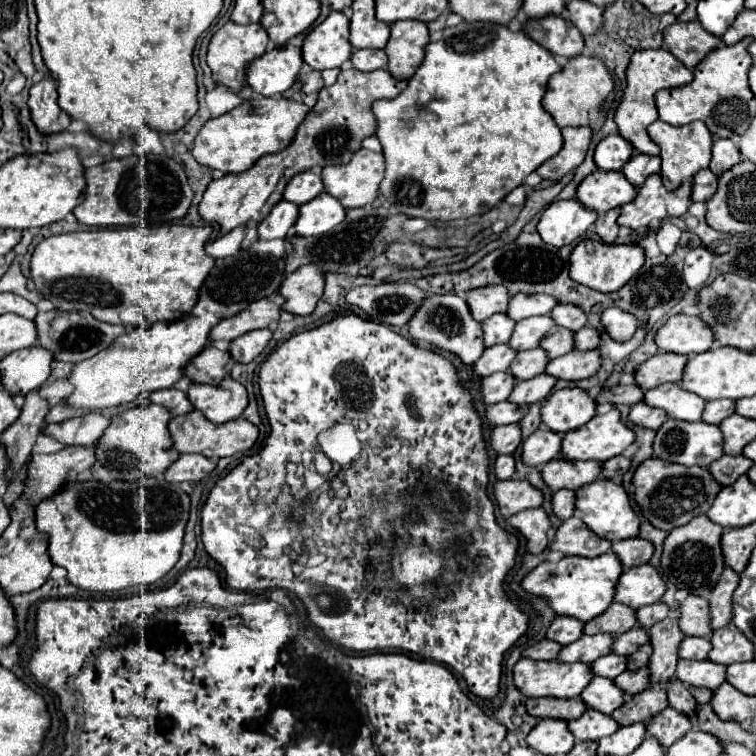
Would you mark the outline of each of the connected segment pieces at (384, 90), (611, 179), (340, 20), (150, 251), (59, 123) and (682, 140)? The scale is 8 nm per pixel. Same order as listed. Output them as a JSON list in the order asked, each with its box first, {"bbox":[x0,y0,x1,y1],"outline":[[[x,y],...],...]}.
[{"bbox":[199,69,407,235],"outline":[[[355,69],[341,71],[335,85],[319,91],[315,107],[299,125],[291,145],[273,155],[259,157],[255,165],[243,173],[227,173],[219,179],[213,179],[199,203],[199,215],[205,221],[219,223],[221,235],[229,233],[237,225],[247,225],[249,219],[259,223],[261,219],[265,219],[265,215],[269,215],[271,207],[281,201],[283,189],[295,173],[313,167],[349,163],[351,155],[361,147],[361,141],[375,133],[371,103],[377,99],[397,97],[405,89],[405,85],[407,81],[395,81],[387,69],[377,69],[373,73]]]},{"bbox":[575,171,637,213],"outline":[[[595,171],[579,183],[575,197],[585,207],[597,213],[605,213],[613,207],[621,207],[633,201],[635,195],[637,189],[625,179],[621,171]]]},{"bbox":[303,13,351,71],"outline":[[[329,13],[329,17],[313,27],[303,43],[303,61],[317,71],[341,67],[351,57],[349,19],[343,13]]]},{"bbox":[31,225,215,325],"outline":[[[161,225],[53,235],[35,247],[31,275],[41,295],[53,301],[59,311],[89,311],[95,319],[113,325],[139,325],[139,315],[149,323],[173,321],[195,307],[197,291],[209,277],[209,271],[213,271],[215,259],[205,253],[205,243],[211,231],[211,225]]]},{"bbox":[29,77,71,135],"outline":[[[45,77],[31,87],[29,109],[31,109],[31,119],[33,119],[35,127],[43,135],[61,133],[71,123],[71,119],[57,105],[57,91],[55,91],[53,77]]]},{"bbox":[647,121,711,191],"outline":[[[655,121],[647,127],[647,133],[661,149],[661,153],[659,153],[659,157],[663,161],[661,179],[663,179],[665,189],[669,189],[669,191],[677,189],[685,179],[691,179],[699,169],[705,169],[711,161],[711,133],[705,127],[705,123],[701,123],[701,121],[693,121],[683,127],[673,127],[663,121]]]}]

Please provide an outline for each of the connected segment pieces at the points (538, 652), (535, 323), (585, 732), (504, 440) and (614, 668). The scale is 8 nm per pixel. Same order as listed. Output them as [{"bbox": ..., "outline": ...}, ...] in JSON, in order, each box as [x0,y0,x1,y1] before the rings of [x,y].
[{"bbox":[523,639,563,659],"outline":[[[545,639],[545,641],[525,649],[523,657],[531,657],[531,659],[557,659],[557,655],[561,653],[561,647],[563,647],[561,643],[557,645],[557,643],[549,641],[549,639]]]},{"bbox":[509,317,555,351],"outline":[[[529,317],[523,319],[521,323],[515,325],[513,337],[509,339],[509,345],[515,351],[525,351],[525,349],[535,349],[539,347],[539,341],[555,327],[551,317]]]},{"bbox":[569,709,619,741],"outline":[[[587,709],[579,719],[569,721],[569,731],[577,741],[599,741],[601,737],[613,735],[617,729],[619,725],[615,719],[611,719],[611,715],[593,709]]]},{"bbox":[491,423,523,455],"outline":[[[513,423],[513,425],[505,425],[505,427],[495,427],[493,429],[493,435],[491,435],[491,443],[493,443],[493,449],[499,453],[499,455],[505,455],[505,453],[513,453],[519,445],[521,445],[523,437],[521,437],[521,425]]]},{"bbox":[591,653,627,679],"outline":[[[609,653],[609,655],[601,657],[601,659],[597,659],[597,661],[591,665],[591,669],[593,669],[595,675],[615,679],[617,675],[621,675],[621,673],[627,669],[627,657]]]}]

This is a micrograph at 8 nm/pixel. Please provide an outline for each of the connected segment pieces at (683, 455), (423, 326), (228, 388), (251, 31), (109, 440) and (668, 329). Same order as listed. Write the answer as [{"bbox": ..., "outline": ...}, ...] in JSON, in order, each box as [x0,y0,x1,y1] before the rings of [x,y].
[{"bbox":[653,417,723,467],"outline":[[[669,417],[657,431],[655,441],[653,441],[653,449],[655,455],[663,461],[669,463],[679,463],[685,467],[709,467],[709,463],[713,463],[715,459],[719,459],[723,455],[723,435],[721,429],[717,425],[709,425],[705,421],[679,421]]]},{"bbox":[409,295,485,365],"outline":[[[429,295],[425,303],[419,307],[419,311],[409,321],[409,333],[413,339],[427,341],[431,345],[437,345],[441,349],[447,349],[463,359],[463,363],[471,365],[481,357],[481,351],[485,351],[483,343],[483,331],[481,323],[473,319],[465,299],[457,295]]]},{"bbox":[187,377,247,423],"outline":[[[225,377],[219,385],[189,385],[187,397],[191,405],[213,423],[237,419],[247,407],[247,391],[241,383]]]},{"bbox":[207,21,269,91],"outline":[[[227,21],[213,37],[209,43],[209,51],[207,51],[207,65],[213,71],[213,79],[215,83],[227,85],[233,91],[239,91],[245,85],[245,65],[263,55],[267,49],[269,37],[267,31],[263,29],[263,25],[259,23],[251,23],[251,25],[235,25],[233,21]]]},{"bbox":[93,405,179,485],"outline":[[[161,405],[133,407],[115,415],[95,445],[93,481],[107,485],[113,481],[137,481],[165,473],[165,469],[179,457],[179,453],[173,449],[173,441],[167,429],[169,419],[169,411],[165,411]]]},{"bbox":[655,315,713,357],"outline":[[[673,315],[655,335],[659,349],[687,357],[709,351],[709,347],[713,347],[713,341],[713,329],[705,327],[697,315]]]}]

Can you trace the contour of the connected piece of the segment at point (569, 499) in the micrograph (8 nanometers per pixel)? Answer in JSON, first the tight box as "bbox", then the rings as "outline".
{"bbox":[553,489,575,519],"outline":[[[561,489],[553,495],[553,509],[559,519],[569,519],[575,513],[575,491],[573,489]]]}

